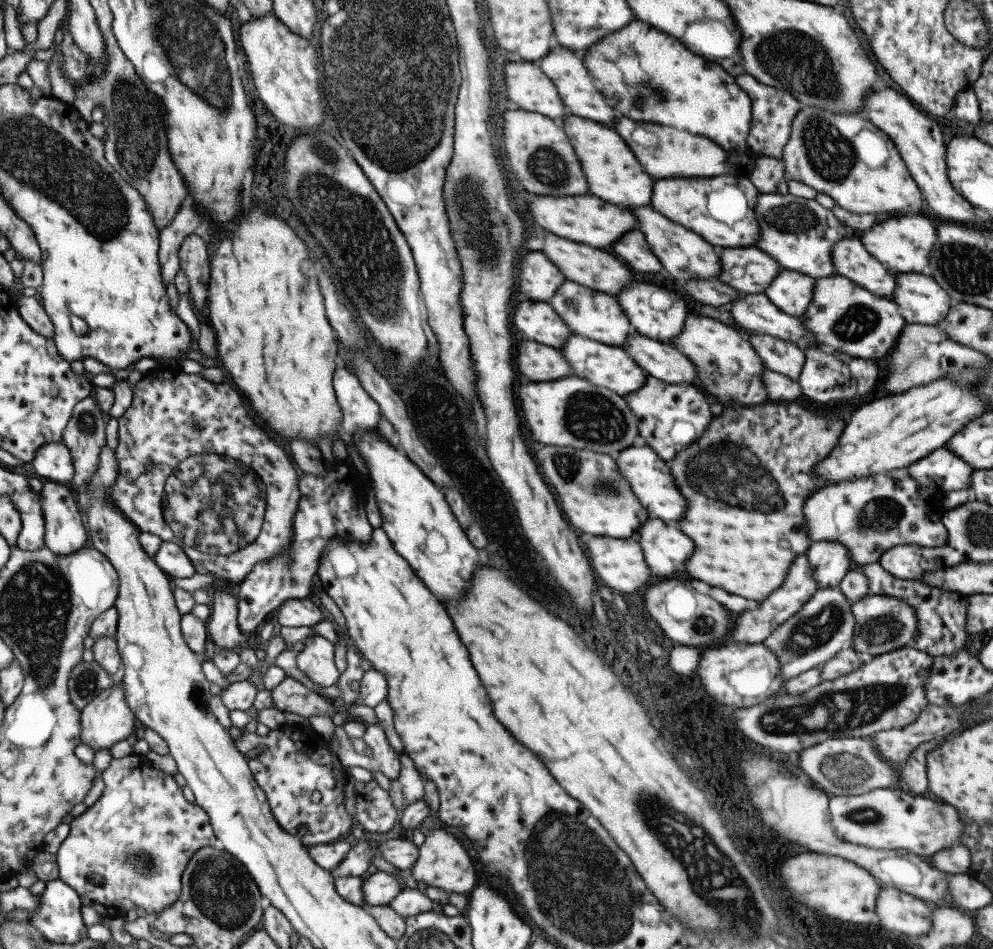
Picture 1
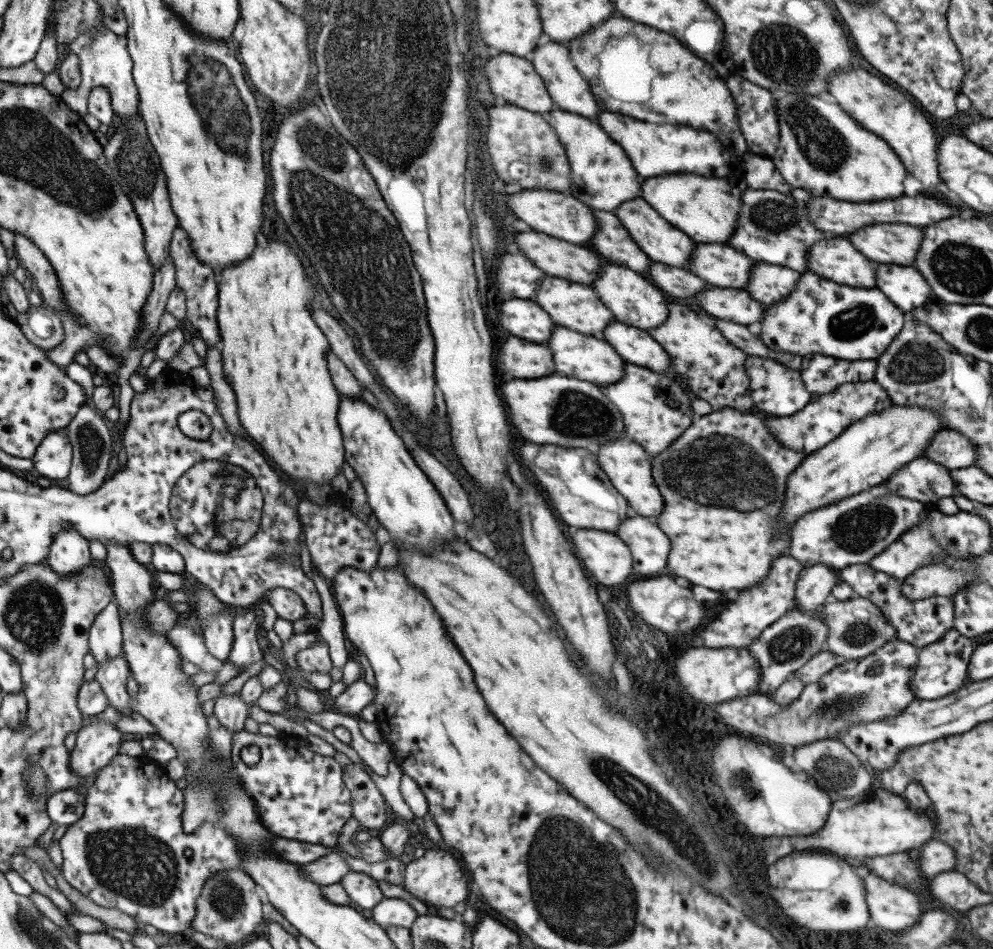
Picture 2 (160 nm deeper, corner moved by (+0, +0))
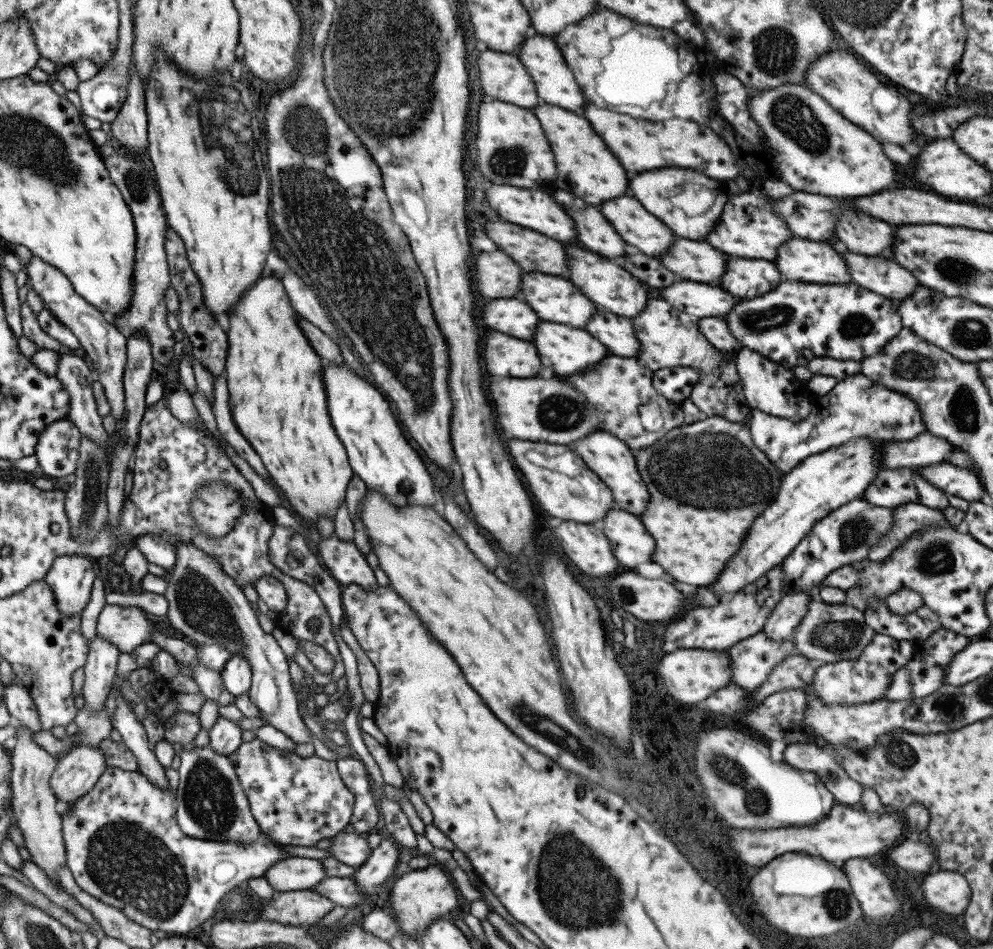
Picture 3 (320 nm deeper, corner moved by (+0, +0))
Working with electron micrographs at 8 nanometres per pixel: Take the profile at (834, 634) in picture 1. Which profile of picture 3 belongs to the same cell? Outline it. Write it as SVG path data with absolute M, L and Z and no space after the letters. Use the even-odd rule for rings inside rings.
M761 631L723 652L727 654L731 681L745 692L759 688L767 680L767 673L785 657L797 656L790 638L773 643Z

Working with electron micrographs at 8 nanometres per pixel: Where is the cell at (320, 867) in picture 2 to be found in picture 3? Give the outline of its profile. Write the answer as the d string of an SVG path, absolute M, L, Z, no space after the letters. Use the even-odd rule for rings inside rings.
M287 857L268 866L262 877L273 892L290 892L313 888L327 876L319 859Z

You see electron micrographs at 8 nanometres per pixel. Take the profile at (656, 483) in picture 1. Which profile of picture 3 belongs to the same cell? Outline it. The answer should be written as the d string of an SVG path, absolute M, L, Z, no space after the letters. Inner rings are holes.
M601 430L587 434L570 447L574 450L574 454L585 463L586 468L592 470L610 490L615 508L637 516L641 514L641 510L645 510L645 502L649 494L637 472L633 450L625 446L624 442L613 434Z

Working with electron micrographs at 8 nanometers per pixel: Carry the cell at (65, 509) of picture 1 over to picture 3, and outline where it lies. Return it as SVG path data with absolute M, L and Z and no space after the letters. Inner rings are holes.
M64 554L52 562L43 580L55 595L57 611L71 617L81 614L89 601L93 568L83 554Z

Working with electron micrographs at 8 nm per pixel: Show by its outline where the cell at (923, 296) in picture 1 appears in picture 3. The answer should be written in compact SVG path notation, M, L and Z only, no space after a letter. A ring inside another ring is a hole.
M836 238L830 240L830 245L841 255L847 265L850 282L858 284L875 294L900 301L913 292L919 285L913 275L895 262L889 262L885 258L869 258L849 252L846 246Z

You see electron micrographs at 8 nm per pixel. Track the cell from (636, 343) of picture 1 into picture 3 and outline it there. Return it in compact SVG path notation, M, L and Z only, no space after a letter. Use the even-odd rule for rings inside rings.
M597 308L584 324L583 329L605 346L609 354L636 358L640 344L632 333L630 319Z

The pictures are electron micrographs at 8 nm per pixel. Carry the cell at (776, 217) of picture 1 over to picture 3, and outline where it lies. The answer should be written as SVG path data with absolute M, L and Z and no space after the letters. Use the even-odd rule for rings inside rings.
M758 190L745 192L743 195L733 194L729 198L729 202L725 204L719 222L715 224L715 232L705 235L705 242L715 250L733 254L733 256L743 256L743 258L759 258L759 260L773 260L777 248L781 243L793 238L785 223L780 219L780 216L772 210L773 203L771 198L763 196Z

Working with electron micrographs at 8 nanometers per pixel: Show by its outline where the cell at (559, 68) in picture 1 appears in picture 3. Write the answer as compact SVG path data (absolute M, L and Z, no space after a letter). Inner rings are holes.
M545 36L525 38L515 55L521 60L521 64L531 77L536 95L541 100L541 103L558 106L563 110L573 112L580 112L583 104L587 104L581 90L579 90L579 86L573 80L573 74L569 72L569 68L565 66L565 62L563 62L557 46L553 44L553 40L549 40Z

